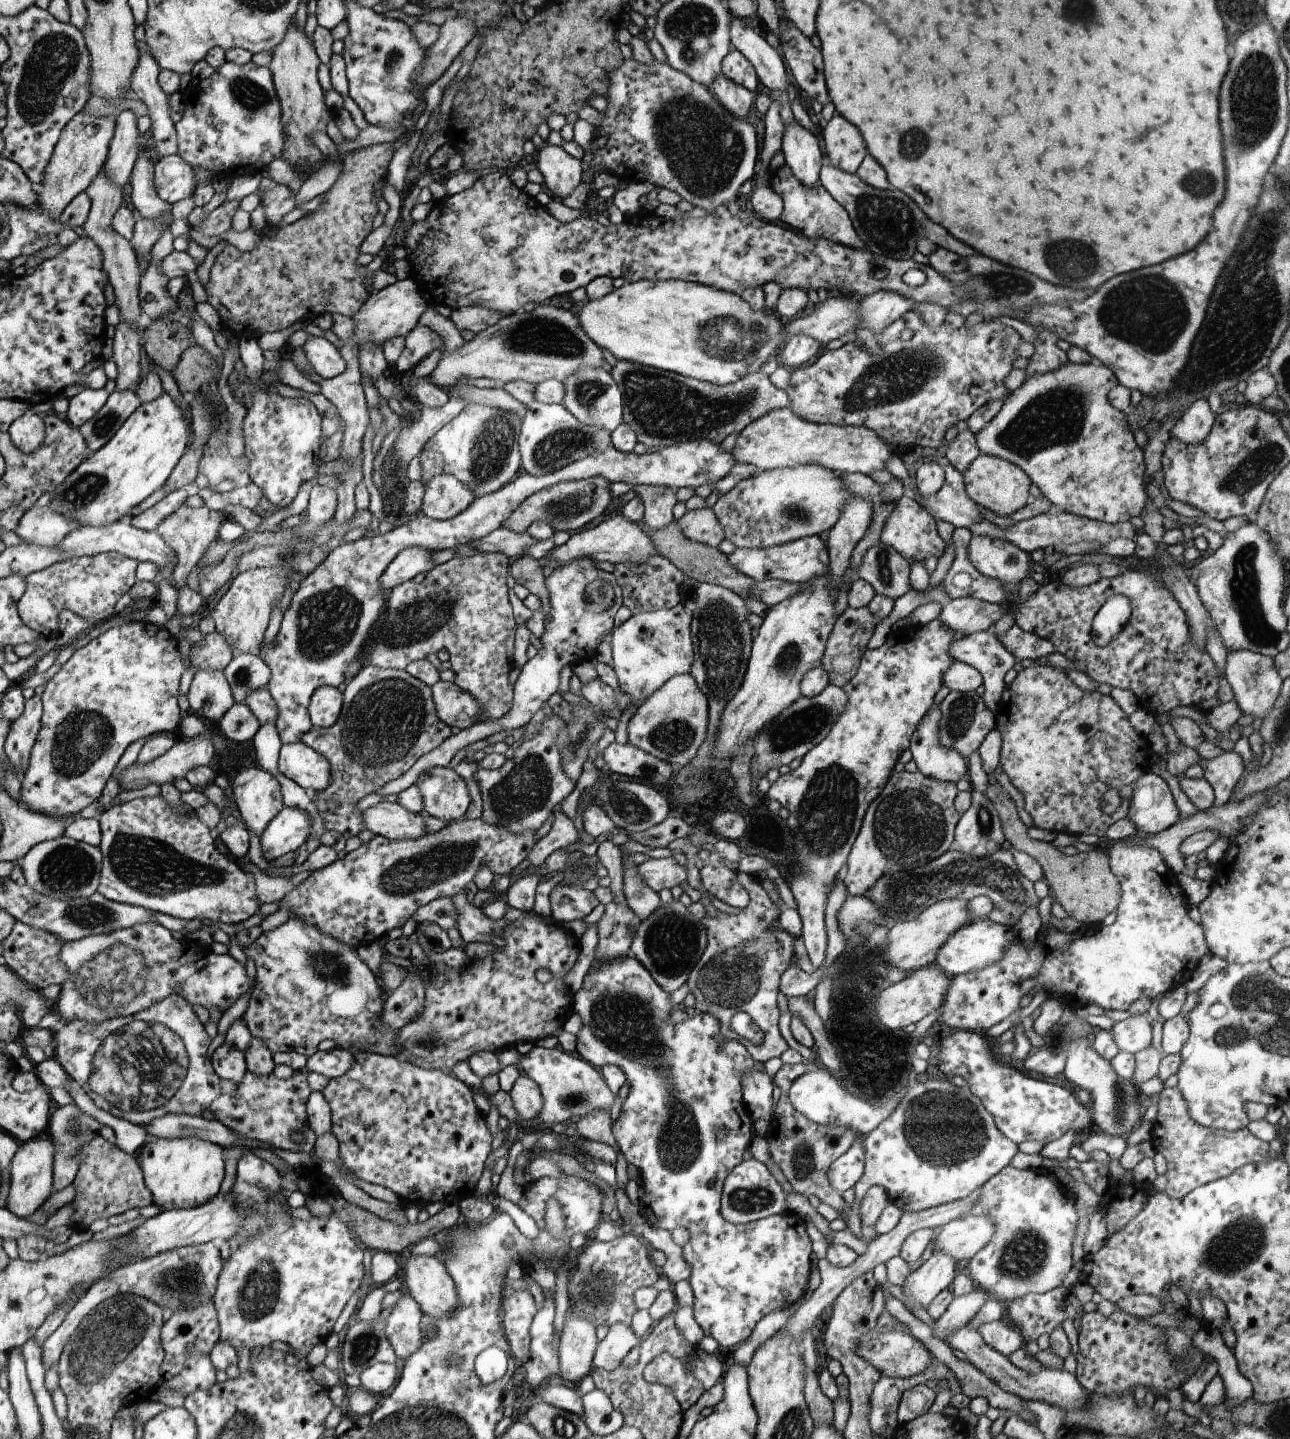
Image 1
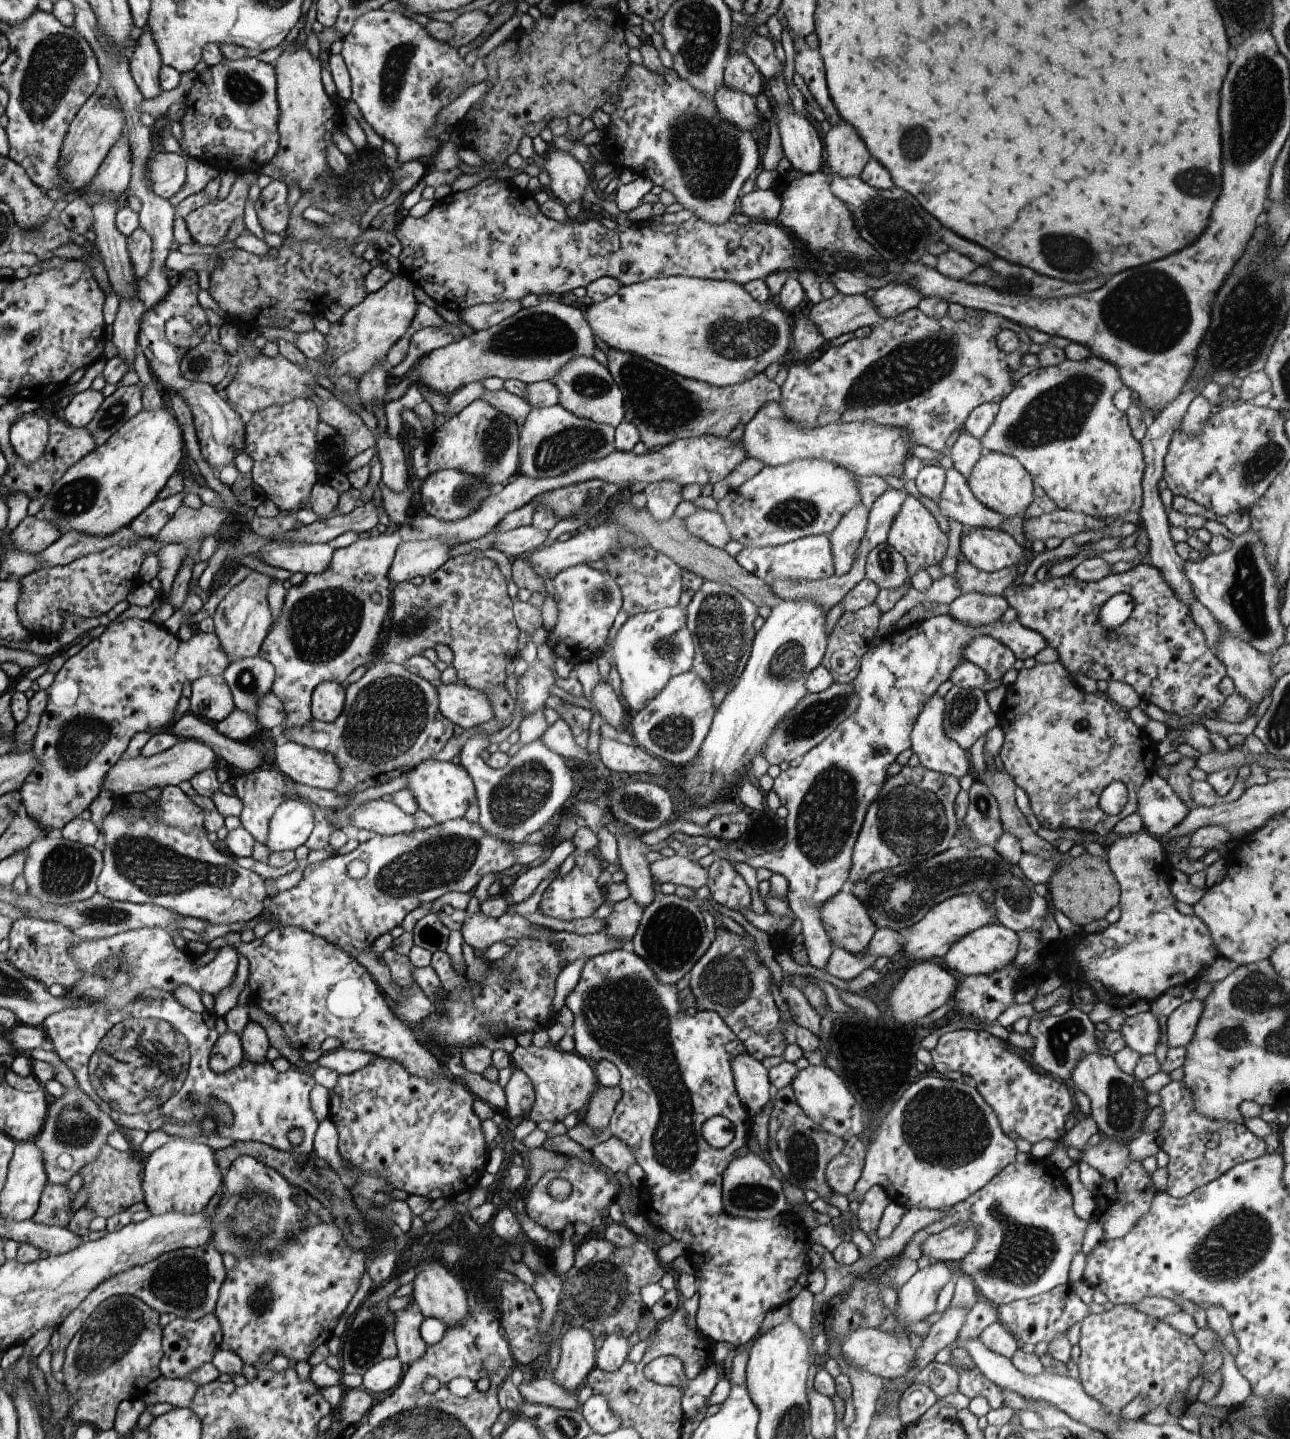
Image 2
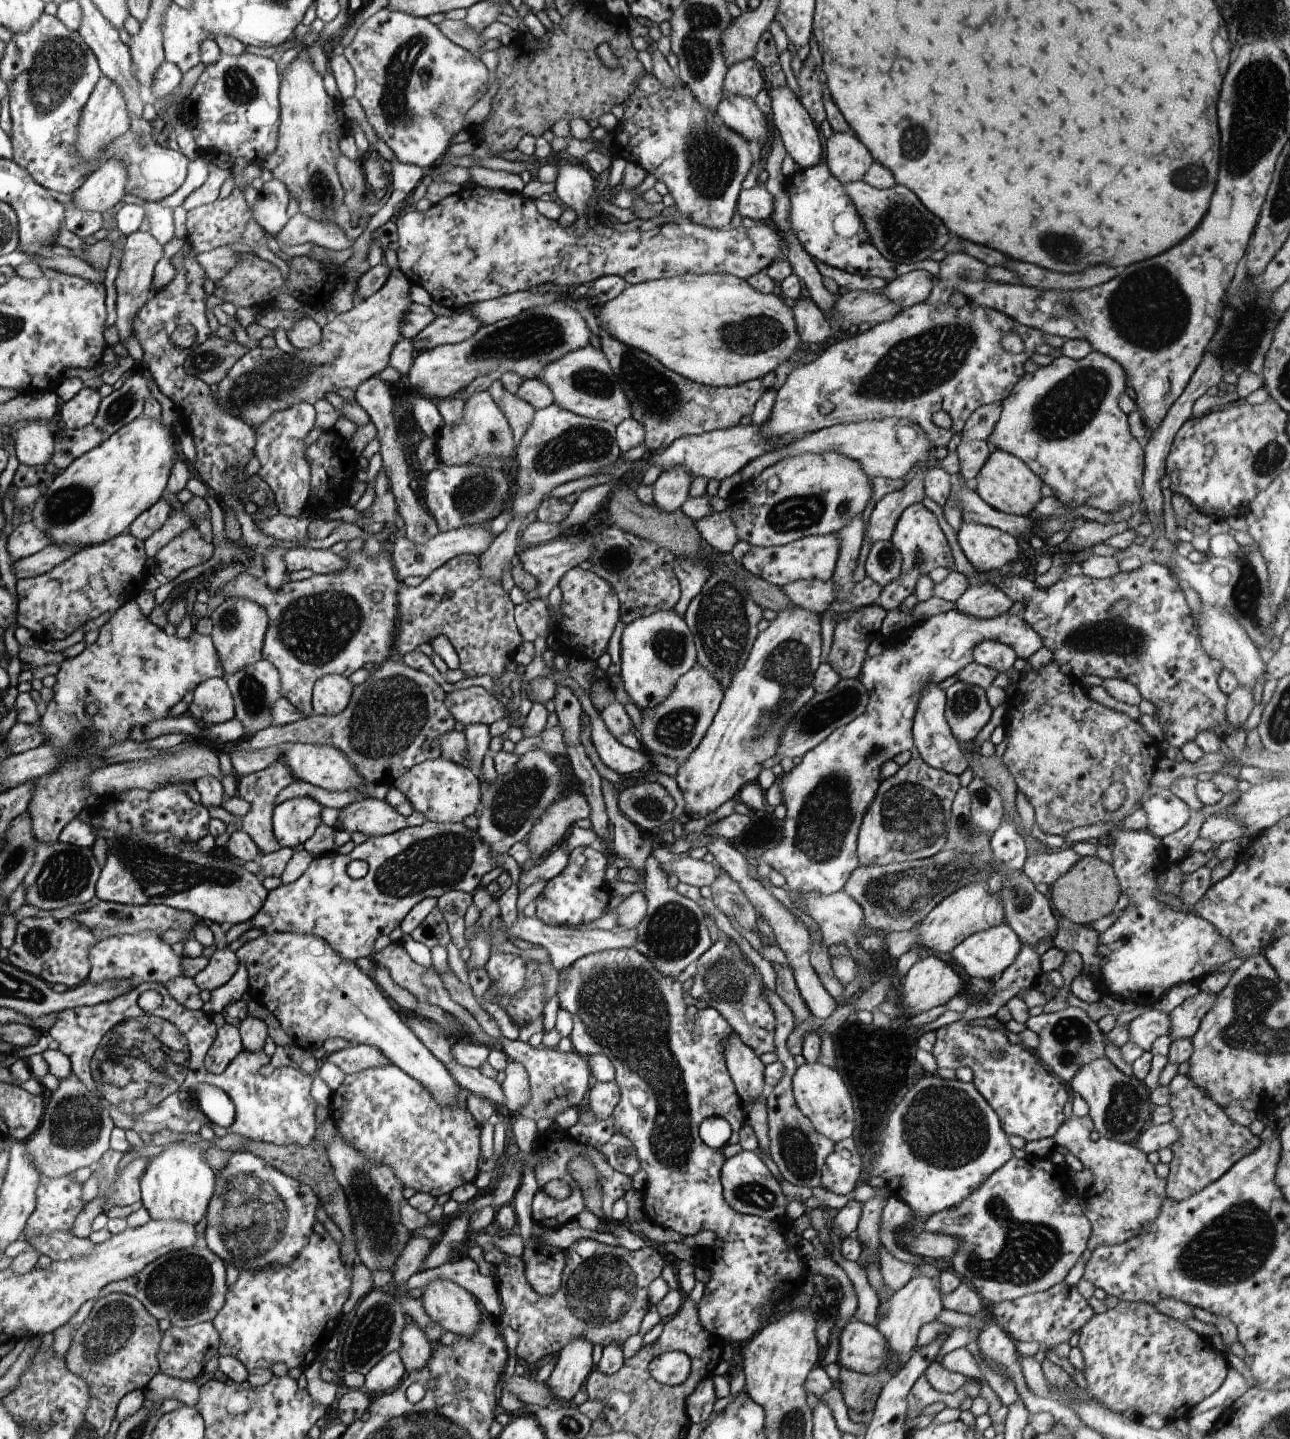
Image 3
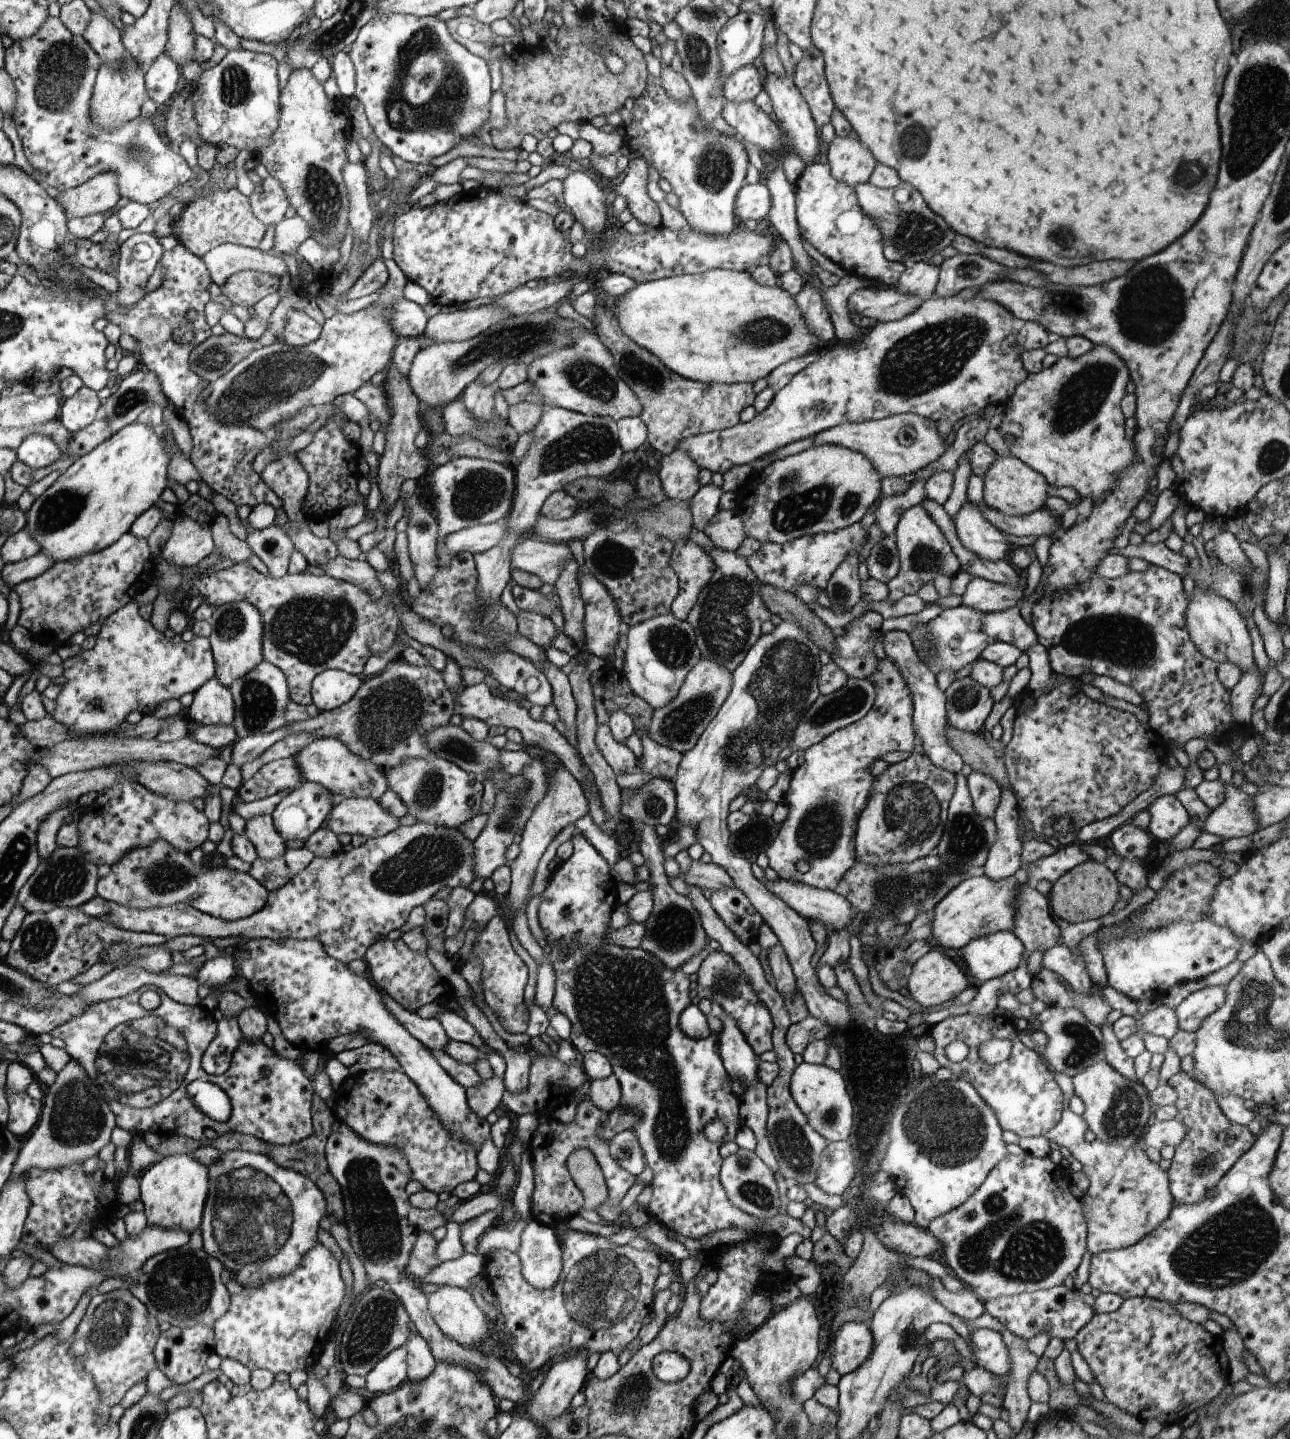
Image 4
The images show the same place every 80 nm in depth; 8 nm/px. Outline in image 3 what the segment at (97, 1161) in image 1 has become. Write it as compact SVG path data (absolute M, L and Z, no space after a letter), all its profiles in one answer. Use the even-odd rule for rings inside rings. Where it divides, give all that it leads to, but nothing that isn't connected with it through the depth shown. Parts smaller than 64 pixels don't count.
M110 1148L102 1155L98 1164L92 1168L92 1176L98 1178L100 1184L98 1196L106 1198L104 1192L110 1190L110 1198L108 1198L105 1205L105 1212L114 1206L132 1206L132 1204L140 1202L140 1185L142 1184L140 1178L143 1178L142 1174L144 1174L144 1171L147 1169L148 1158L138 1156L120 1172L120 1162L122 1162L123 1155L123 1153Z

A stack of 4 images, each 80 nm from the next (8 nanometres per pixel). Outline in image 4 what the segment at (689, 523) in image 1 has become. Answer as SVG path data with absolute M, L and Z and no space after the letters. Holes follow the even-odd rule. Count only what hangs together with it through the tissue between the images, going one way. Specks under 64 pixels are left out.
M723 510L705 526L704 532L711 538L714 546L725 551L736 551L748 537L744 521L734 510Z

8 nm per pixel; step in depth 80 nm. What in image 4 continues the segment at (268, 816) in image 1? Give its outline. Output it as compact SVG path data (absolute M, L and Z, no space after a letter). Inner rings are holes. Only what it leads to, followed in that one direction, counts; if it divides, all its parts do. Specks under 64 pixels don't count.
M294 757L276 759L267 762L252 776L240 785L237 799L249 803L258 799L265 799L283 792L292 790L302 784L301 770ZM268 812L251 818L245 826L245 834L258 851L258 859L271 861L286 853L283 837L275 829L274 820Z

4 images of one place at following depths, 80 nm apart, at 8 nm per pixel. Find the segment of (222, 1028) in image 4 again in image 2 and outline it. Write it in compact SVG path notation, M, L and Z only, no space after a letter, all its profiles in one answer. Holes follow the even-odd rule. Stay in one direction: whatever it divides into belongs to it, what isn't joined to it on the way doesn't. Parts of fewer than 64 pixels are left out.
M226 1031L215 1037L215 1048L212 1049L212 1070L218 1074L231 1071L245 1057L241 1036L232 1031Z

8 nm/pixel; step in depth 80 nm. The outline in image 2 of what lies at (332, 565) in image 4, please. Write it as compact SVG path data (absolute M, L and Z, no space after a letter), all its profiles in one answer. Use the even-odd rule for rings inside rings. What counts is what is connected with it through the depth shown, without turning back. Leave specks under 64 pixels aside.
M316 543L282 548L265 554L260 560L274 568L289 570L293 574L302 572L315 575L324 572L330 566L335 546L332 543Z

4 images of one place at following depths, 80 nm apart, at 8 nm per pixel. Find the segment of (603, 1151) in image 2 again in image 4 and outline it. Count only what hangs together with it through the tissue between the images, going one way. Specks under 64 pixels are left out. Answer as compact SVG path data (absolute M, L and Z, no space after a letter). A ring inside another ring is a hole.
M632 1129L615 1135L611 1140L610 1154L615 1161L635 1177L646 1167L643 1150Z

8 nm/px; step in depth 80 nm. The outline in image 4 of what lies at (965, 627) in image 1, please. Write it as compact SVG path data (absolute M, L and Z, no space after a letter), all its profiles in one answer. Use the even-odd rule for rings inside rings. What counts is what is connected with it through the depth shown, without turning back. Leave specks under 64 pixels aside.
M974 577L963 594L962 605L985 612L1002 612L1016 607L1023 598L1024 589L1018 585L995 583Z

